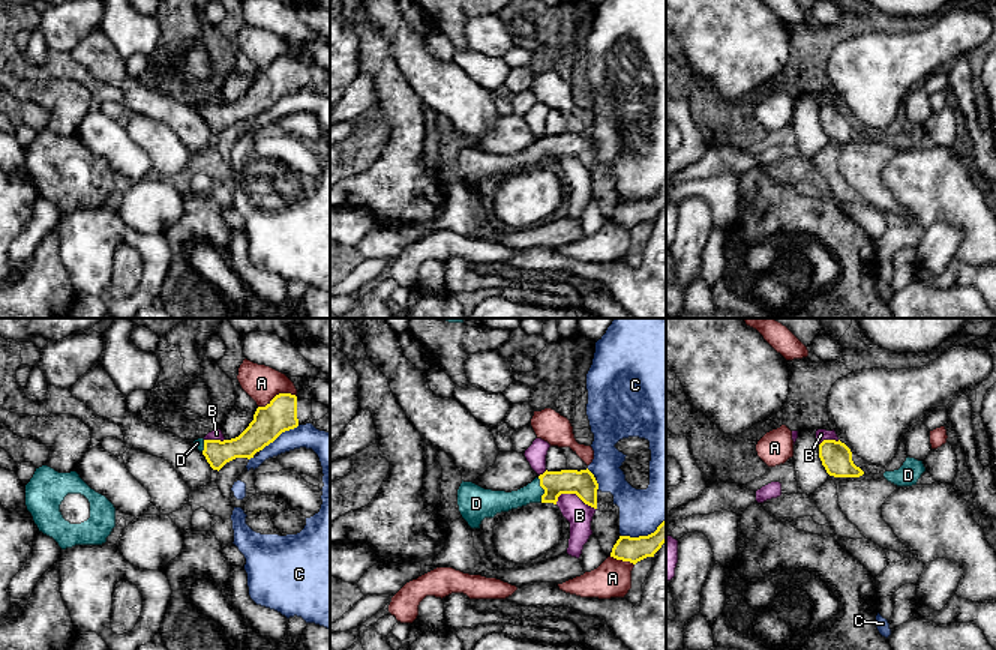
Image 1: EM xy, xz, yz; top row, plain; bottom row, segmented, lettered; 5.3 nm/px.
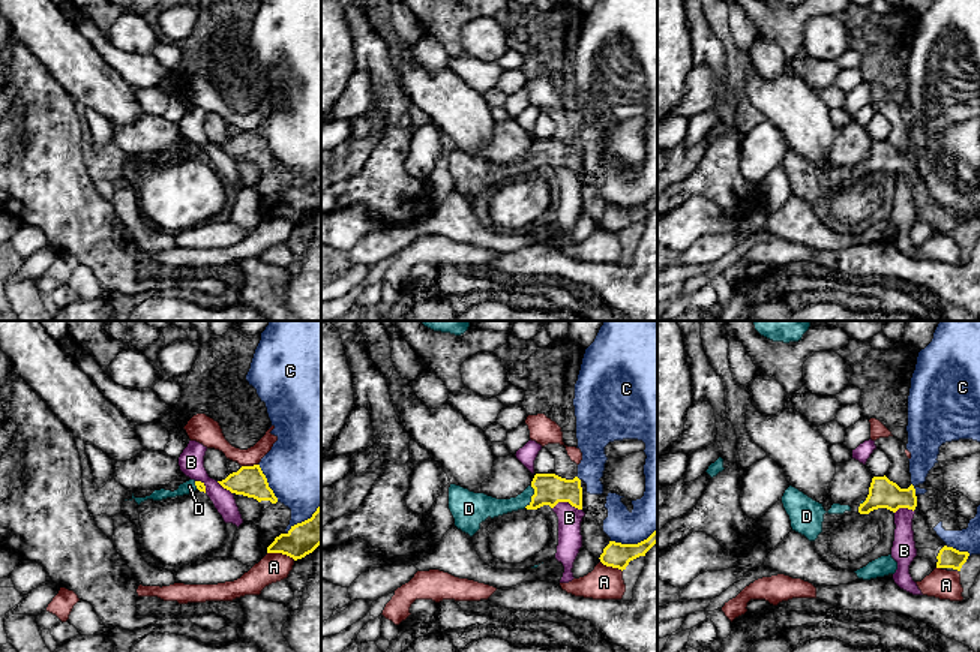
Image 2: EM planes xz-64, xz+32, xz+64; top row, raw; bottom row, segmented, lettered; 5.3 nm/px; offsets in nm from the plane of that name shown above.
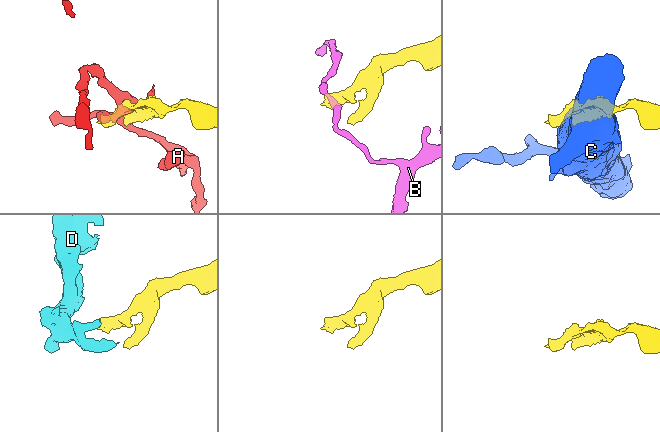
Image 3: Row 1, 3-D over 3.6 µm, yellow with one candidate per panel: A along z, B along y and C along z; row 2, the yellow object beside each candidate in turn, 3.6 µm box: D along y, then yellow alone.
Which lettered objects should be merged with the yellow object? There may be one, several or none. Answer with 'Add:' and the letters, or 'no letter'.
Add: D

